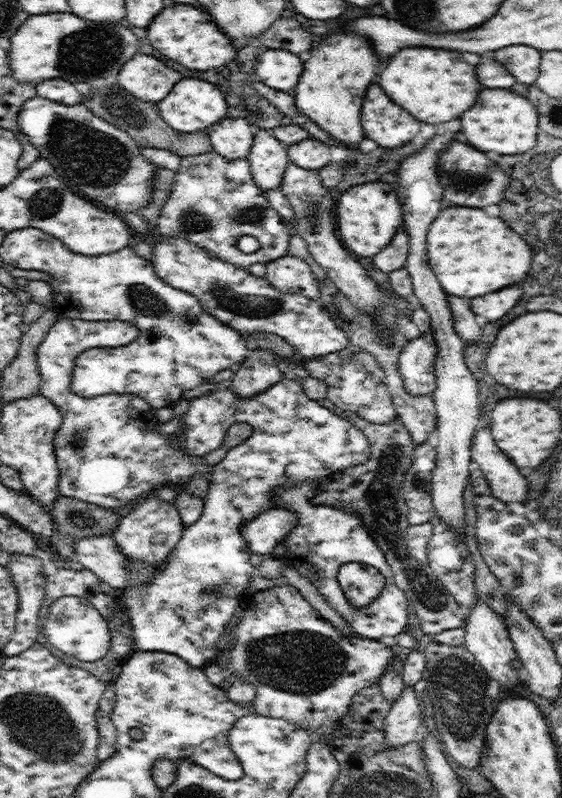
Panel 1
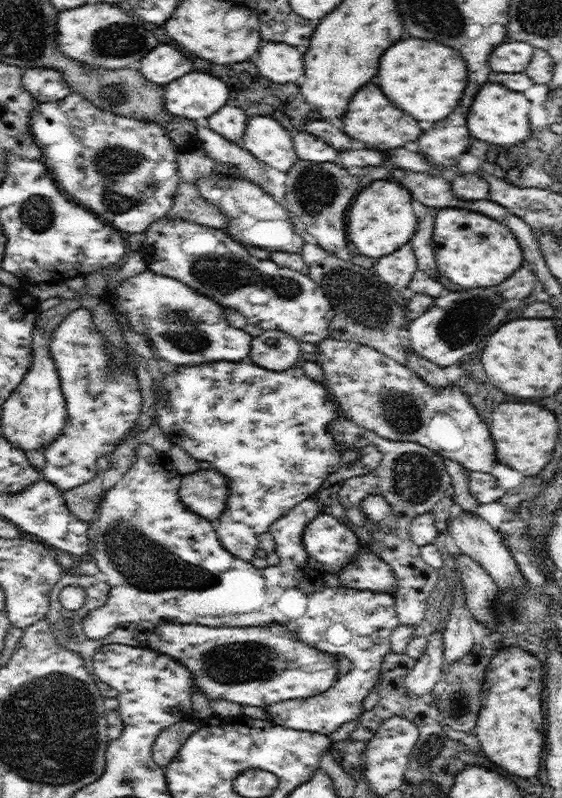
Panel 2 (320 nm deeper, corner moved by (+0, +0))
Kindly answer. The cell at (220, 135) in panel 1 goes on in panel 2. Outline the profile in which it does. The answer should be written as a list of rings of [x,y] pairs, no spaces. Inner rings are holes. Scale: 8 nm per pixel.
[[[227,104],[222,106],[216,114],[212,114],[208,122],[211,130],[224,136],[228,142],[236,143],[243,139],[248,119],[242,108]]]

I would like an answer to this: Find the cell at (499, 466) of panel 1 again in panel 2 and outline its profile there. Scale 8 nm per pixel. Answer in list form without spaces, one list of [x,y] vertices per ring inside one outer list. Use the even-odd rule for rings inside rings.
[[[330,336],[317,344],[316,362],[323,368],[326,388],[347,417],[358,426],[376,432],[388,440],[417,442],[430,447],[439,455],[451,458],[467,468],[469,472],[492,472],[494,461],[494,442],[490,438],[486,422],[472,408],[466,393],[459,387],[450,386],[434,389],[418,376],[410,367],[396,362],[386,354],[368,345],[354,341],[336,340]]]

